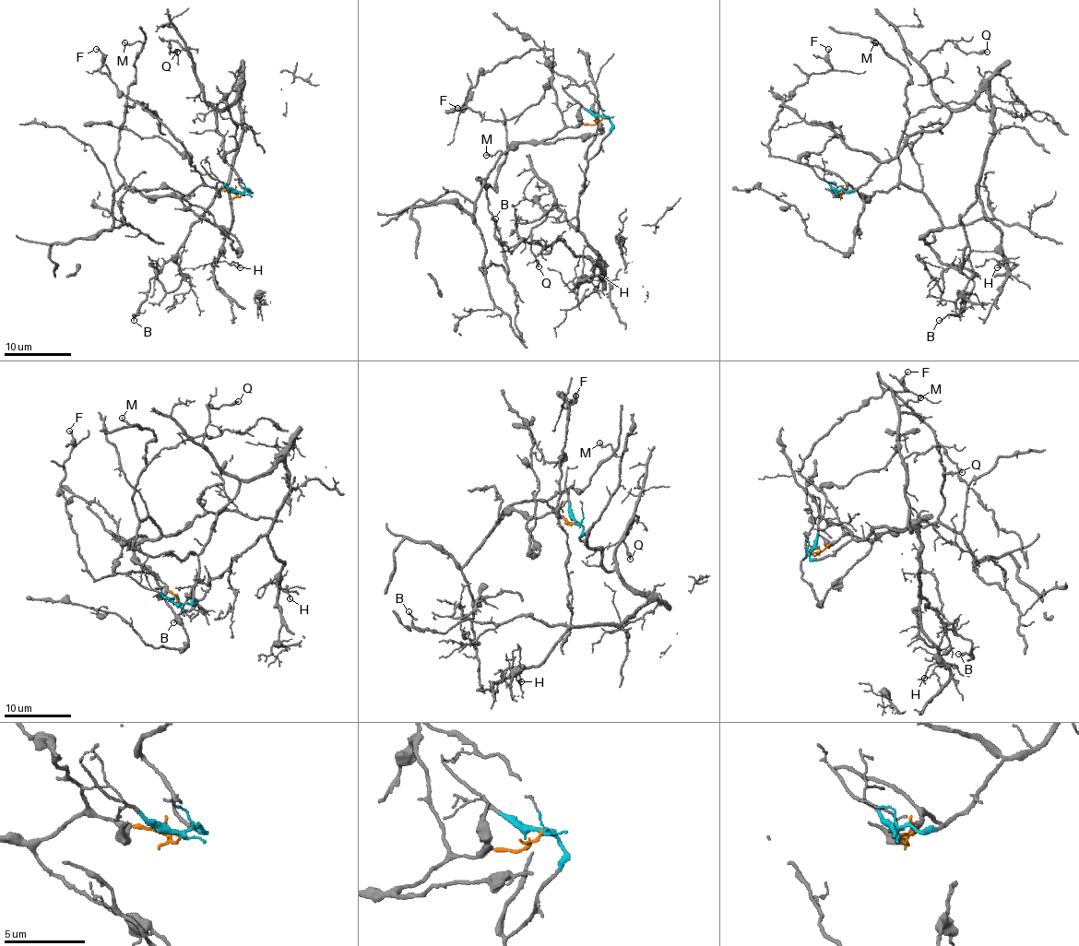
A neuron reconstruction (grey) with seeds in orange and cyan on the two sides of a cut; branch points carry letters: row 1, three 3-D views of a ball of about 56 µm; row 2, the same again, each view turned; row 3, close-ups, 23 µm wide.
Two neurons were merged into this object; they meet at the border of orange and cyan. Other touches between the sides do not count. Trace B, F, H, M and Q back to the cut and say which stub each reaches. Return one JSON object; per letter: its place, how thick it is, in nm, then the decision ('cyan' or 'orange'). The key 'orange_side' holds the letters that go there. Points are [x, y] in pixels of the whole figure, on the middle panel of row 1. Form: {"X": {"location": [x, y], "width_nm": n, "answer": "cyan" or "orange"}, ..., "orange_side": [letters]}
{"B": {"location": [495, 218], "width_nm": 110, "answer": "cyan"}, "F": {"location": [457, 108], "width_nm": 120, "answer": "orange"}, "H": {"location": [601, 277], "width_nm": 110, "answer": "cyan"}, "M": {"location": [486, 155], "width_nm": 180, "answer": "orange"}, "Q": {"location": [539, 266], "width_nm": 280, "answer": "cyan"}, "orange_side": ["F", "M"]}

